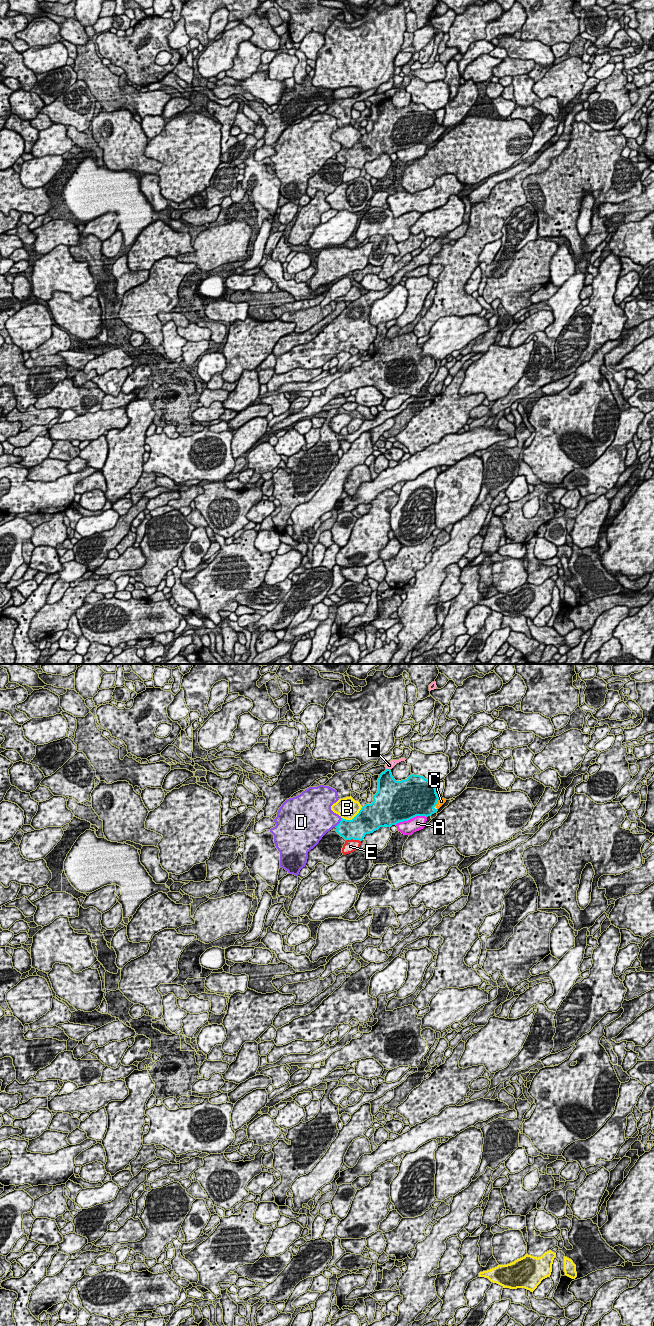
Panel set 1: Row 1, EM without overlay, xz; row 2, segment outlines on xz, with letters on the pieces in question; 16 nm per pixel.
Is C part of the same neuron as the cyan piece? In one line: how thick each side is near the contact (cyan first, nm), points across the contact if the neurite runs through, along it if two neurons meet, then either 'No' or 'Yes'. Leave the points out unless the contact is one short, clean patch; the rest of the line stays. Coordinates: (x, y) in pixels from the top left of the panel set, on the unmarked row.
Thickness 480 nm (cyan) against 120 nm. Yes

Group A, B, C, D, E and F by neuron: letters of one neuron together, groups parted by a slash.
A / B / C / D / E / F

